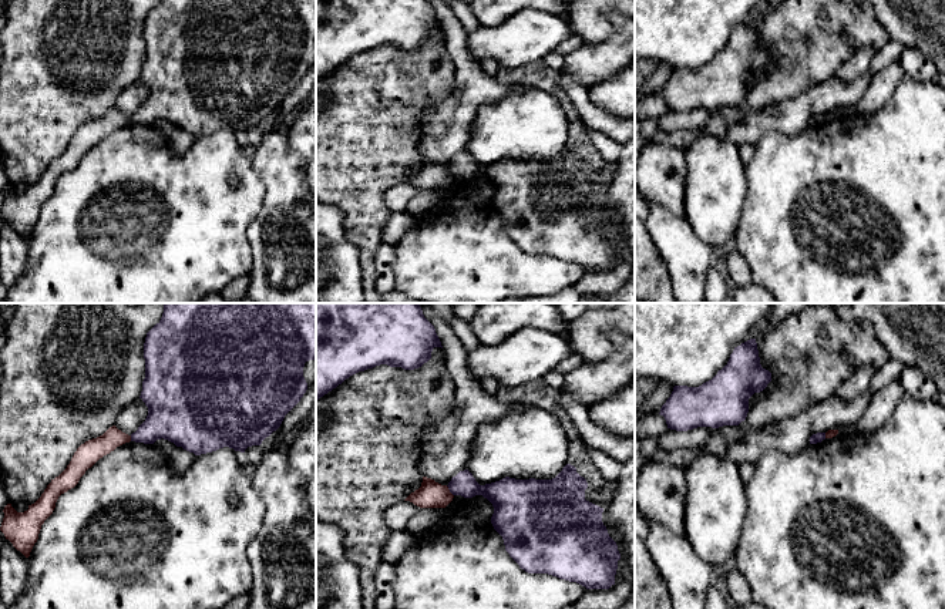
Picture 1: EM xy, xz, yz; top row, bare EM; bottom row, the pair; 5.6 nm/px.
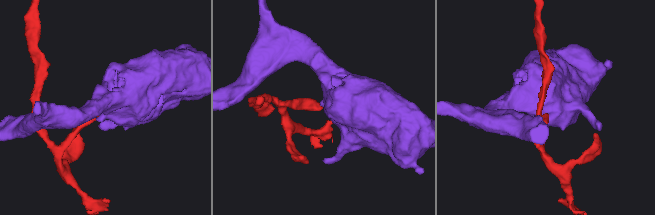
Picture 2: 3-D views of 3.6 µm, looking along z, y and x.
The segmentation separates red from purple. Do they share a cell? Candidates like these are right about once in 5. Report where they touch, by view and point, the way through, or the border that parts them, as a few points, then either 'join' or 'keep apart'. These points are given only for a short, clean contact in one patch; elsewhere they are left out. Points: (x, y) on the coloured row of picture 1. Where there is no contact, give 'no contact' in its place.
xz (449, 491) | along xz (446, 485), (453, 495) | keep apart

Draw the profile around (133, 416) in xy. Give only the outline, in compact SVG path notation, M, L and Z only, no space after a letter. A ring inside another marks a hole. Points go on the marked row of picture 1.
M138 398L127 406L115 418L115 427L122 433L131 435L145 421L148 415L148 407Z

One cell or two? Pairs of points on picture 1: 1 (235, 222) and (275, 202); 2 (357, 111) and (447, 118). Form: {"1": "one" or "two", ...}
{"1": "two", "2": "two"}

